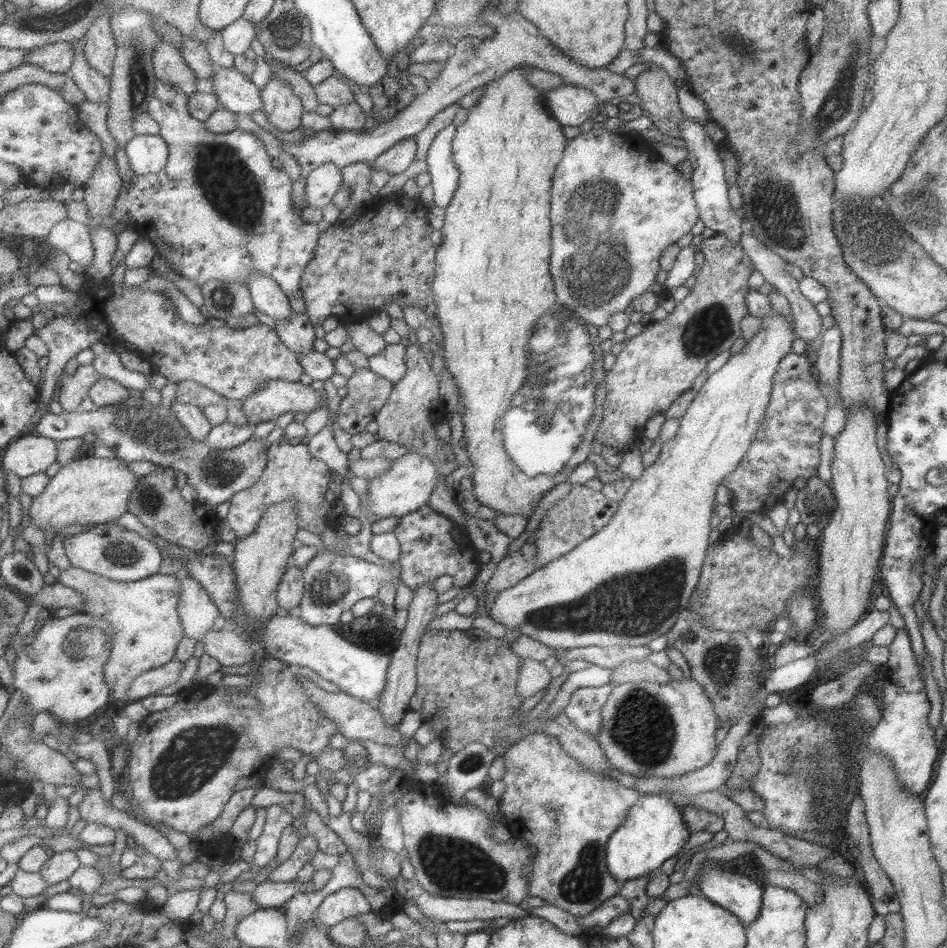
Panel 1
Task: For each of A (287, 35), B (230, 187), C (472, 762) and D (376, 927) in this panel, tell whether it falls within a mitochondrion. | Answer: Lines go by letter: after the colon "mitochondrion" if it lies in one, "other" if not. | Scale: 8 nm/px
A: mitochondrion
B: mitochondrion
C: mitochondrion
D: other

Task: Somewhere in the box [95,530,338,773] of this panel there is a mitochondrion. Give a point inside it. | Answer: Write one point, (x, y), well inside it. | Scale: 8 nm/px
(122, 554)

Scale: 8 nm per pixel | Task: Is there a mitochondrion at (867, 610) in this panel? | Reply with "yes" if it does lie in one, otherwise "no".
no

